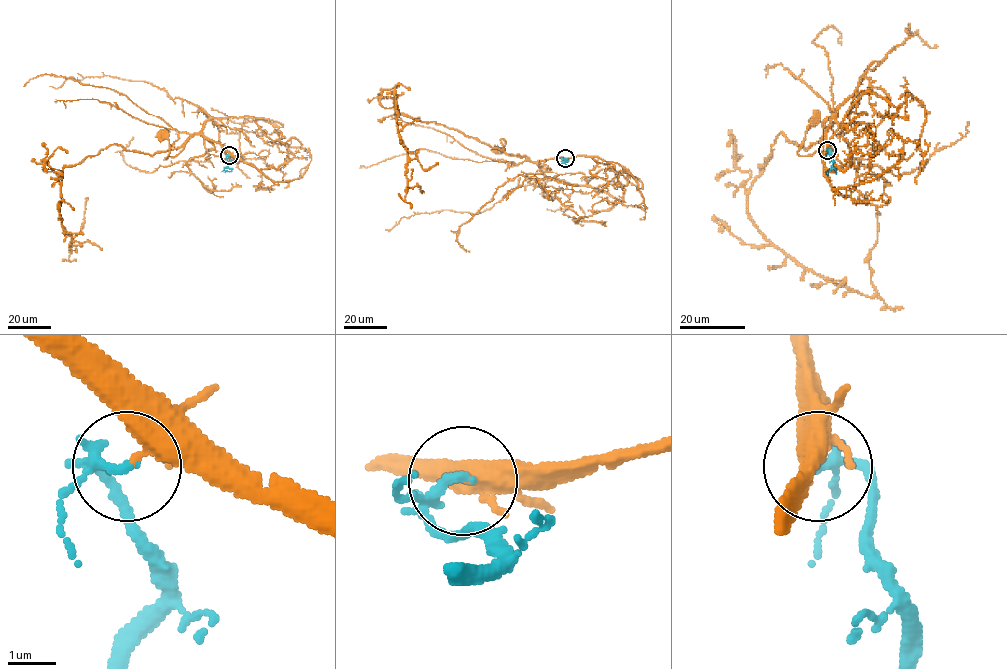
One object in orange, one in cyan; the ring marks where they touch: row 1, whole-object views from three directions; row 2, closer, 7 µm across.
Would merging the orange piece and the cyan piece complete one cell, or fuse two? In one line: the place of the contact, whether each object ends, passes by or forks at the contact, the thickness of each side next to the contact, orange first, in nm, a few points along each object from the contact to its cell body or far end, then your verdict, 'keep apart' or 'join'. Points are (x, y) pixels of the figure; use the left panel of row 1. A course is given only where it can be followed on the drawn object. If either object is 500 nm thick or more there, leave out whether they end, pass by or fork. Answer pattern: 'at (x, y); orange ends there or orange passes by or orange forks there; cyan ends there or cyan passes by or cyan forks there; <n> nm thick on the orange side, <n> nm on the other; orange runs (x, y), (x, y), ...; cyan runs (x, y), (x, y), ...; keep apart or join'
at (229, 155); orange passes by; cyan forks there; 280 nm thick on the orange side, 130 nm on the other; orange runs (229, 155), (219, 143), (195, 134), (175, 155), (165, 159), (169, 153), (169, 141), (163, 135); cyan runs (229, 155), (227, 167), (231, 170), (225, 172); join

